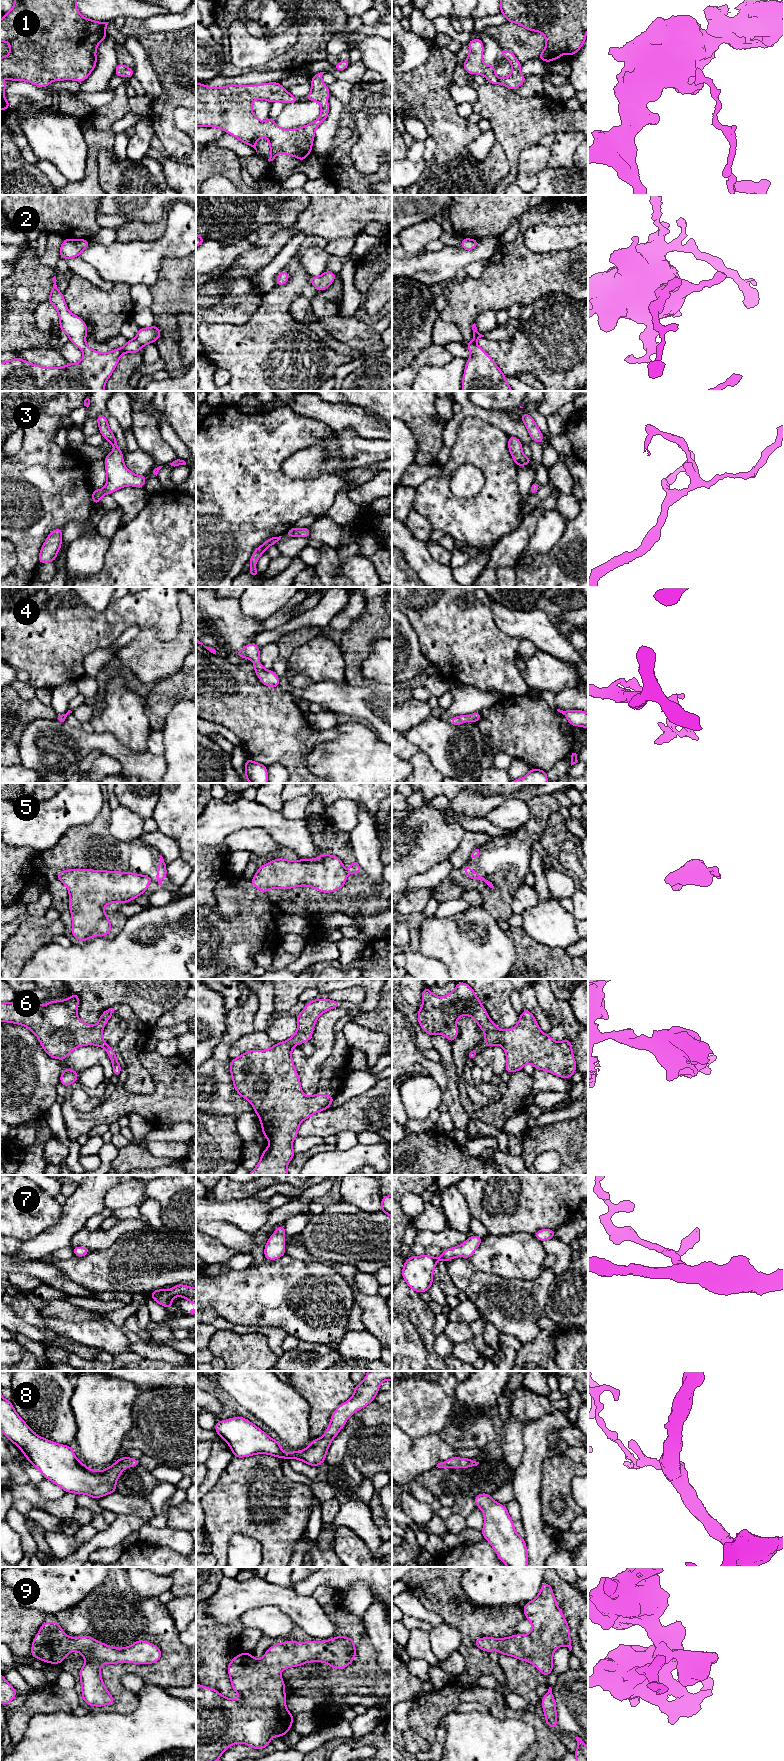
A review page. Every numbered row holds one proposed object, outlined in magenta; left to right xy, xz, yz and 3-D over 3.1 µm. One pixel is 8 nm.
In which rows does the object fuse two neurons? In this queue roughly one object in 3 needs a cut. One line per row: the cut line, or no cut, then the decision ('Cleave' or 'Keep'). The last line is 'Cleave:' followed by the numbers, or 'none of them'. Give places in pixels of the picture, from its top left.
1: Split along xz (327, 97), (317, 92), (313, 100). Cleave
2: No split. Keep
3: No split. Keep
4: No split. Keep
5: Split along xz (345, 871), (346, 875). Cleave
6: No split. Keep
7: No split. Keep
8: No split. Keep
9: No split. Keep
Cleave: 1, 5

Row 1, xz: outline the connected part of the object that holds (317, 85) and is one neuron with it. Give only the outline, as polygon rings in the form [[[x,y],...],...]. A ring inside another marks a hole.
[[[320,72],[312,76],[311,92],[305,96],[307,100],[314,101],[314,97],[317,92],[324,94],[327,98],[330,95],[329,87],[322,82],[322,75],[324,73],[326,72]]]

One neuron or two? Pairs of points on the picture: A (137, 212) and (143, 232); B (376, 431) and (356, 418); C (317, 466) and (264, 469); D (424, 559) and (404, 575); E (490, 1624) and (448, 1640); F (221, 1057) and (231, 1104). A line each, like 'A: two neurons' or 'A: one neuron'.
A: two neurons
B: one neuron
C: two neurons
D: two neurons
E: two neurons
F: one neuron

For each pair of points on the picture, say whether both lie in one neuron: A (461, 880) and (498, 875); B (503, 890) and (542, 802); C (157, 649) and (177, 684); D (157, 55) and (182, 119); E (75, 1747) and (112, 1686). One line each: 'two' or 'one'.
A: one
B: one
C: two
D: two
E: two

